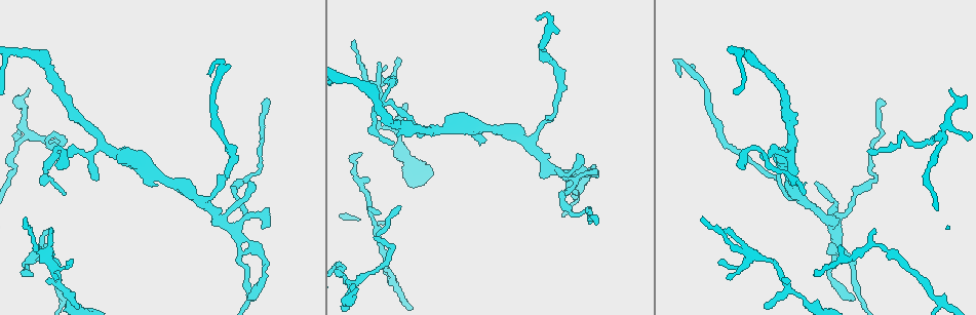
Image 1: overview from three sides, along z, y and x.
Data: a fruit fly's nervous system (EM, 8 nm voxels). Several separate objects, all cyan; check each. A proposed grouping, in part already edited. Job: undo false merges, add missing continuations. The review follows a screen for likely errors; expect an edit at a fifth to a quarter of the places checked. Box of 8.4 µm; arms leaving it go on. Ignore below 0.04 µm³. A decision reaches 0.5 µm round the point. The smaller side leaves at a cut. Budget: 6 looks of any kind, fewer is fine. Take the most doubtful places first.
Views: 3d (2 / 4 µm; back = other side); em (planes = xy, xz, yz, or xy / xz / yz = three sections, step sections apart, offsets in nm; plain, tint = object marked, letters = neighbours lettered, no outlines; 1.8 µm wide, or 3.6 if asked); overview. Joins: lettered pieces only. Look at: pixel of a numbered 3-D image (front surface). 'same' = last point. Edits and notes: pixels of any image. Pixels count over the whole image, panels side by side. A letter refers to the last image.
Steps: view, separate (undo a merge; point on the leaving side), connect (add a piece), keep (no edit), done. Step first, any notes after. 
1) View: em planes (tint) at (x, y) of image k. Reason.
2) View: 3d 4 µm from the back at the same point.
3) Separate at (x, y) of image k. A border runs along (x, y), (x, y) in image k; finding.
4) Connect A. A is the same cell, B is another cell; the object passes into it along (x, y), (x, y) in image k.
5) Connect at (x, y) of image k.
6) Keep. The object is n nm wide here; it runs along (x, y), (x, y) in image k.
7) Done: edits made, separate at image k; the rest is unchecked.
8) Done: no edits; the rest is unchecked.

View: 3d 4 µm at (757, 256) of image 1. Abrupt turn.

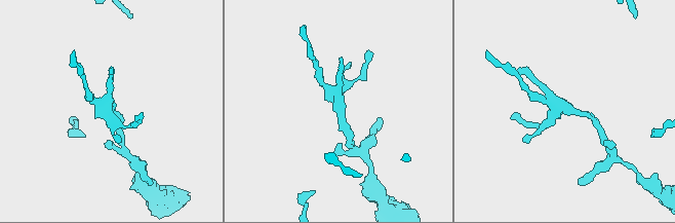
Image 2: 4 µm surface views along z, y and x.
View: em planes (plain) at (340, 109) of image 2.

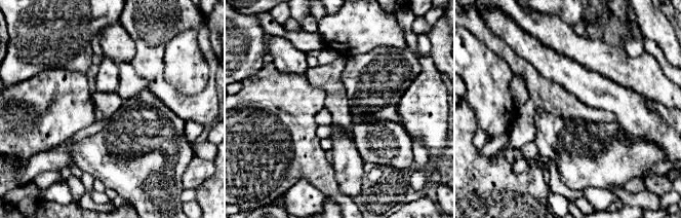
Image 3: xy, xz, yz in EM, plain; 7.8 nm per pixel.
View: em planes (letters) at the same point.

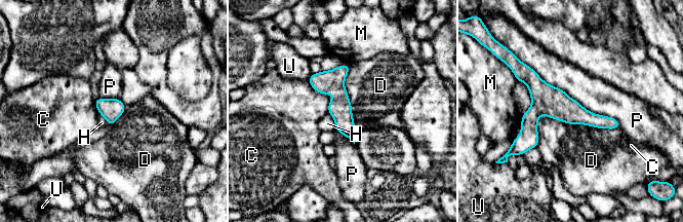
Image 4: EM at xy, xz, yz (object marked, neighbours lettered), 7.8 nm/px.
Keep. C, D, H, M, P and U are other cells; continuous, no second cell.

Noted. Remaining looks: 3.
View: em planes (letters) at (856, 290) of image 1. Touches itself.

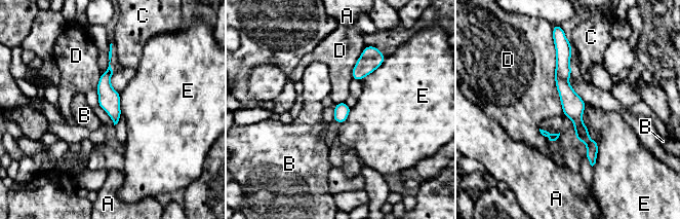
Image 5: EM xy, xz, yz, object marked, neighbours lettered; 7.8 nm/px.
Keep. A, B, C, D and E are other cells; it runs along (565, 48), (563, 87), (592, 161) in image 5; all the same cell.

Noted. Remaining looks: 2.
View: em planes (letters) at (951, 107) of image 1. Narrows sharply.

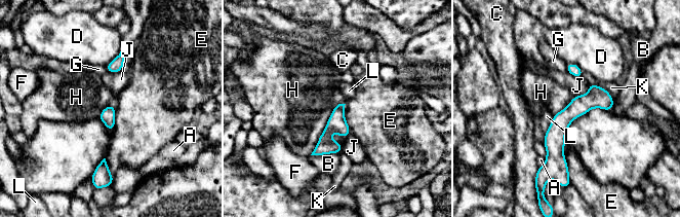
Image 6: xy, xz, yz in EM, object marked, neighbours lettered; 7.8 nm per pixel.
Keep. The longest contact is with H, 500 nm; A, B, C, D, E, F, G, H, J, K and L are other cells; it runs along (595, 87), (557, 130), (562, 170) in image 6; continuous, no second cell.

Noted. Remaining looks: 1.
Done: no edits; the rest is unchecked.

